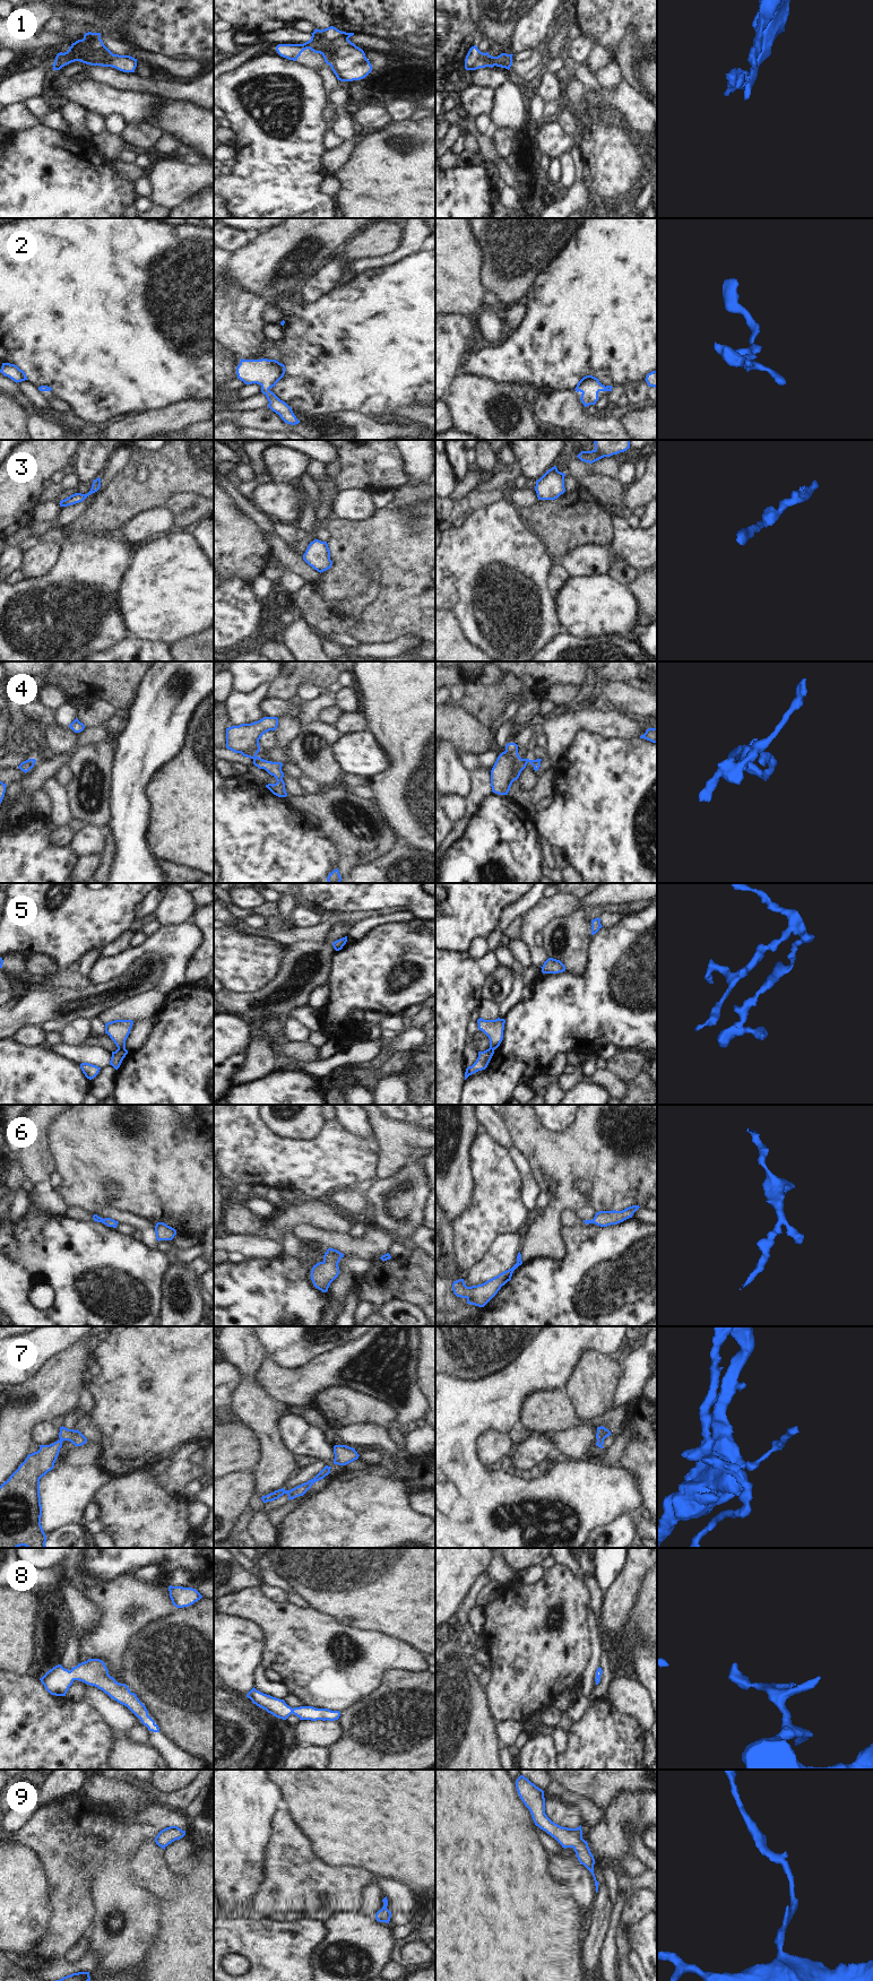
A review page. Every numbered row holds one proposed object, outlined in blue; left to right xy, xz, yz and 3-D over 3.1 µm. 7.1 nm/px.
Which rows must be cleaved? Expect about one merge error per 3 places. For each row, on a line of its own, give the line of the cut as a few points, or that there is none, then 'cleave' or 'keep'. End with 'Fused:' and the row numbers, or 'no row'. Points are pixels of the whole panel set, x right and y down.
1: xz (343, 32), (333, 41), (333, 58), (328, 63) | cleave
2: no cut | keep
3: no cut | keep
4: no cut | keep
5: xy (124, 1047), (118, 1049) | cleave
6: no cut | keep
7: no cut | keep
8: no cut | keep
9: no cut | keep
Fused: 1, 5

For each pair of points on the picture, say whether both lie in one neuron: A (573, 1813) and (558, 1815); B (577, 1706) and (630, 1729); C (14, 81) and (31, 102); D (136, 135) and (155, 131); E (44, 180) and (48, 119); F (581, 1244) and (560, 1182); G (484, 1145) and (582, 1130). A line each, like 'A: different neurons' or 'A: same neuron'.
A: same neuron
B: different neurons
C: different neurons
D: same neuron
E: different neurons
F: different neurons
G: different neurons

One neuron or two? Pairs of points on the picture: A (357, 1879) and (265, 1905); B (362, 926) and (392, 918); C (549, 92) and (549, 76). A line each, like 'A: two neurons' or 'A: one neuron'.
A: one neuron
B: one neuron
C: one neuron

